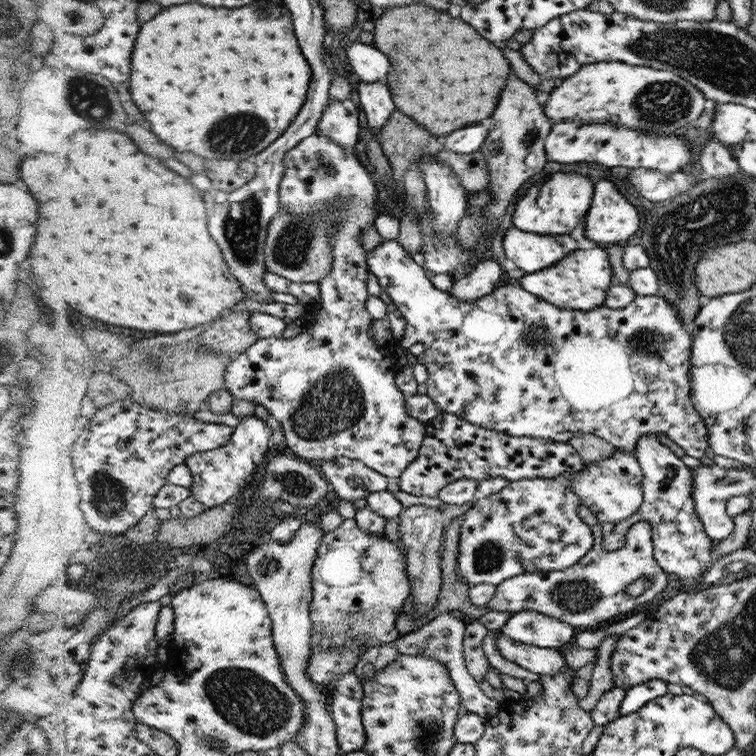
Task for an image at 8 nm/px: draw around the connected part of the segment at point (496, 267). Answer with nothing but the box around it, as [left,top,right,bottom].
[448,257,505,302]

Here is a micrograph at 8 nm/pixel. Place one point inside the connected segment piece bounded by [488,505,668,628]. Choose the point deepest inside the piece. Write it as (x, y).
(593, 591)

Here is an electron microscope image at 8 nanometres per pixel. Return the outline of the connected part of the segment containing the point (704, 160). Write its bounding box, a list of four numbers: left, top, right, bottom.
[699,139,741,178]

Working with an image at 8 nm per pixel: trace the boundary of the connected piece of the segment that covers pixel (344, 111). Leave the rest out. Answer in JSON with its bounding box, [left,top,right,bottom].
[316,100,360,149]

